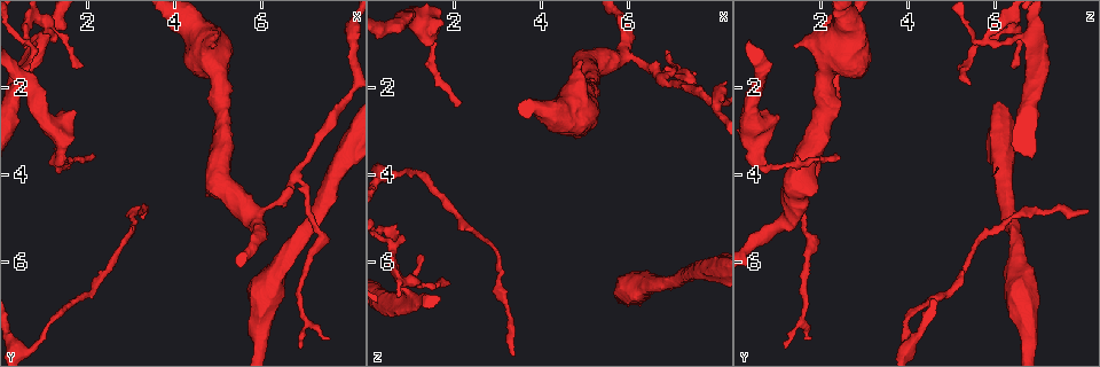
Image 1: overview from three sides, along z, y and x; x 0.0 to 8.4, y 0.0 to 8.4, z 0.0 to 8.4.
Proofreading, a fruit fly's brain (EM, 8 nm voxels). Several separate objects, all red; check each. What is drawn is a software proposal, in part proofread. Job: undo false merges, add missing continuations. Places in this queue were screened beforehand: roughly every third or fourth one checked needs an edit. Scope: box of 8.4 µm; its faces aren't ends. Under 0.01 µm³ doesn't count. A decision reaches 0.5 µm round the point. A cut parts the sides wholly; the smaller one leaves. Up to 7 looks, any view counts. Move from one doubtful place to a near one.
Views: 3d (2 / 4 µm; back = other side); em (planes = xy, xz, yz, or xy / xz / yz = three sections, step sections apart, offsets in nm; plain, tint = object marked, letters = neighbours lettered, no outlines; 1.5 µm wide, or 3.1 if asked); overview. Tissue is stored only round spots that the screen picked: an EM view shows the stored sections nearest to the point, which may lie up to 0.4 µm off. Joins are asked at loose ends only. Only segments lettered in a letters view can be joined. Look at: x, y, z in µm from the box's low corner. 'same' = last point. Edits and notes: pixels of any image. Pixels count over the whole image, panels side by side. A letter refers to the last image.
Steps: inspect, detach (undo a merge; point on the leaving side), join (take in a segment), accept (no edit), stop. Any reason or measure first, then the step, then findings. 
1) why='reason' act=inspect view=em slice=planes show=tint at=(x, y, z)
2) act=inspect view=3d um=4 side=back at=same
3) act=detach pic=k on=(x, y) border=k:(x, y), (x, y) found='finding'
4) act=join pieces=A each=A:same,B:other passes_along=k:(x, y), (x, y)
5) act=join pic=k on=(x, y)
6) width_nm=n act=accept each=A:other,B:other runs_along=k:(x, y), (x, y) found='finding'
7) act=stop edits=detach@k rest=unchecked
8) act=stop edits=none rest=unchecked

why='thin end' act=inspect view=em slice=planes show=letters at=(7.60, 7.75, 1.75)

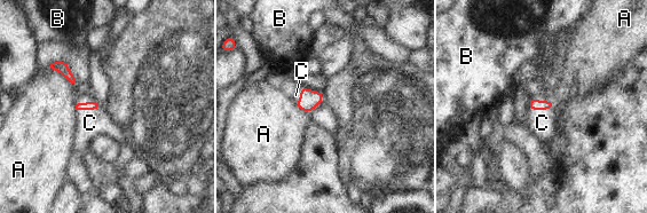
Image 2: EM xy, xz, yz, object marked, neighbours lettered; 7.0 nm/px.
act=join pieces=C each=A:other,B:other,C:same passes_along=2:(93, 104), (88, 109), (89, 123) found='it goes on there'

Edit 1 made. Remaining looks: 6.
act=inspect view=overview

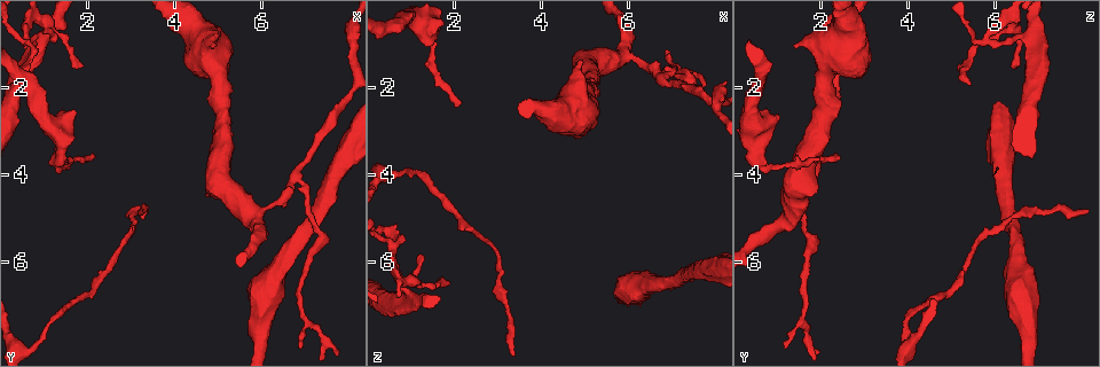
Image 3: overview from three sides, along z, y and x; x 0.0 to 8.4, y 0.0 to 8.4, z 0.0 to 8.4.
act=inspect view=em slice=yz step=4 show=tint at=(5.85, 4.90, 1.30)

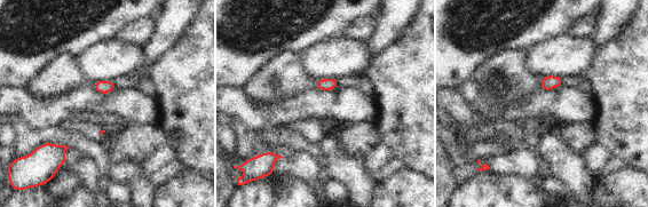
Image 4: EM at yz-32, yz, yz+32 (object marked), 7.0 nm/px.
act=inspect view=em slice=planes show=letters at=same

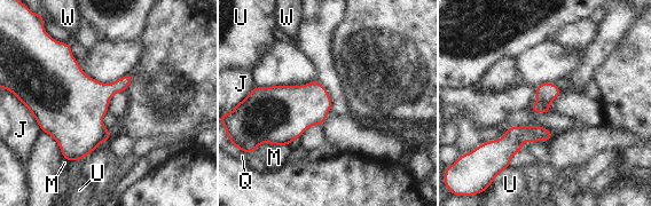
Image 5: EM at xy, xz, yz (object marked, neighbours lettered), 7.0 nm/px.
longest_contact=J:400nm act=accept each=J:other,M:other,Q:other,U:other,W:other border=5:(288, 144), (261, 143), (255, 152) found='one cell here'

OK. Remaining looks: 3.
why='tapers out' act=inspect view=3d um=2 at=(2.15, 3.50, 2.40)

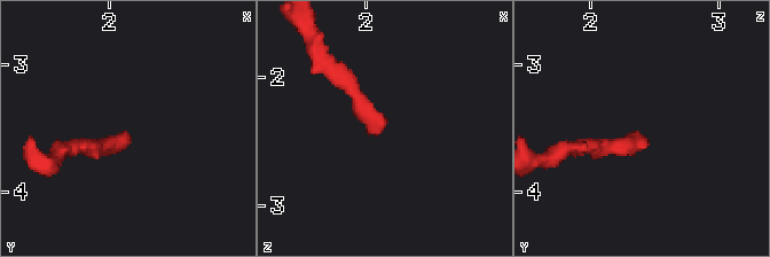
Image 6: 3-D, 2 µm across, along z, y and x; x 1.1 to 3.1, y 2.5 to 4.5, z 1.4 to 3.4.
why='now the EM' act=inspect view=em slice=planes show=letters at=(2.14, 3.52, 2.40)

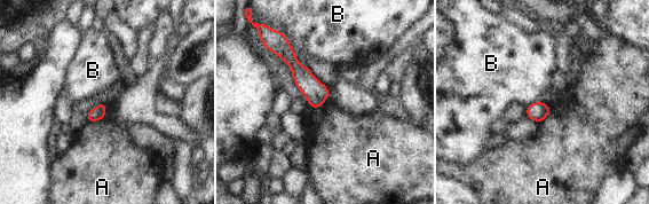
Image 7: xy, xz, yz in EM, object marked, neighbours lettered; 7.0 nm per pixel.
act=accept each=A:other,B:other border=7:(283, 34), (297, 60), (306, 67) found='none of them fits'

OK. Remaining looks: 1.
act=stop edits=join@2 rest=unchecked

